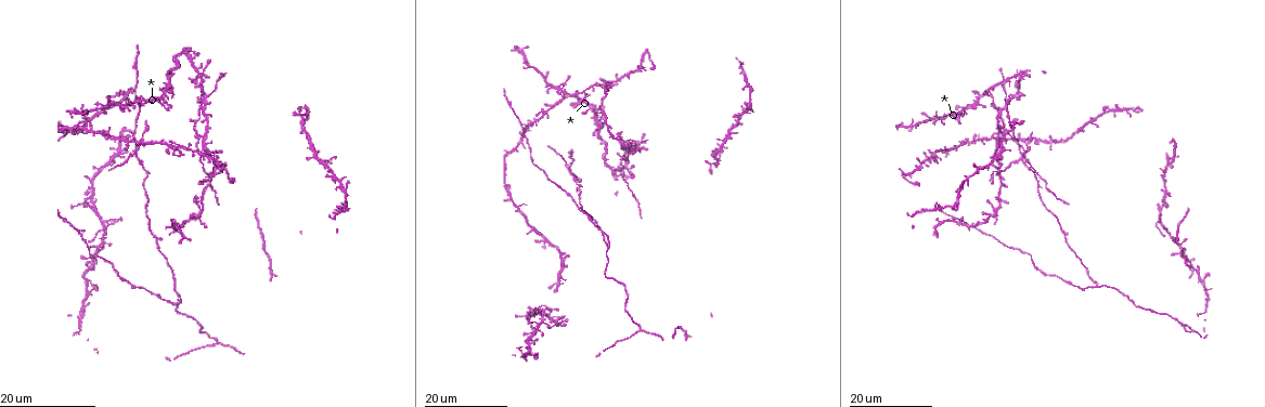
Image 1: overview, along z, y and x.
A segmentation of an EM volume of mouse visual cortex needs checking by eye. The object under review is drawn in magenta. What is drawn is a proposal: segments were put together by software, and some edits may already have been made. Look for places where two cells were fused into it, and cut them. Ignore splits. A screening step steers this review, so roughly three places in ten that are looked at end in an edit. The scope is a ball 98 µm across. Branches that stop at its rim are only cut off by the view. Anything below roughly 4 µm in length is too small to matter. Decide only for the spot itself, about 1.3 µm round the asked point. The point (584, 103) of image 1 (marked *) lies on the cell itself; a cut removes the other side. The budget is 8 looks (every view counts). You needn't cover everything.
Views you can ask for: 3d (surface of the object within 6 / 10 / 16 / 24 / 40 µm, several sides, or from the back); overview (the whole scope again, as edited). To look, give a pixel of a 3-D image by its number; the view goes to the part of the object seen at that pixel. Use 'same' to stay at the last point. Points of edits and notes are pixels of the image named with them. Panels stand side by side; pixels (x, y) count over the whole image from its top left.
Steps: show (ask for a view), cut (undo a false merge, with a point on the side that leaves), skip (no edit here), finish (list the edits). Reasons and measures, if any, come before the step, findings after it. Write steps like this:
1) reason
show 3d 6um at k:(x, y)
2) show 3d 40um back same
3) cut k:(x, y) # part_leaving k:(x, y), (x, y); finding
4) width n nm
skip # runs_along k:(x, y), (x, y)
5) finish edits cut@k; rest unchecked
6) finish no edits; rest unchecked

looks like a crossing
show 3d 16um at 1:(204, 101)

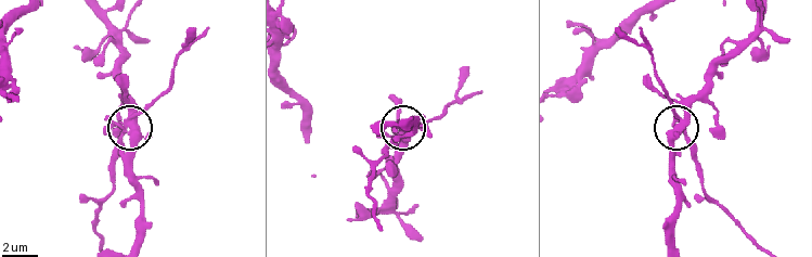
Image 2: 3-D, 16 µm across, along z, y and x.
zoom in
show 3d 6um at 2:(129, 133)

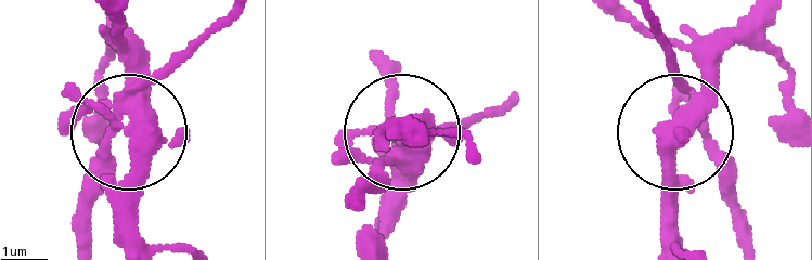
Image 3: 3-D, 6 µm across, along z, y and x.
width 400 nm
skip # all the same cell

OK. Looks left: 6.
four or more arms meet
show 3d 24um at 1:(979, 101)

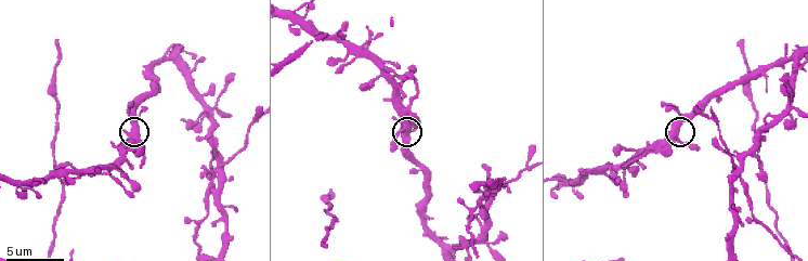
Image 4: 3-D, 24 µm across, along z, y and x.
show 3d 6um at 4:(679, 139)

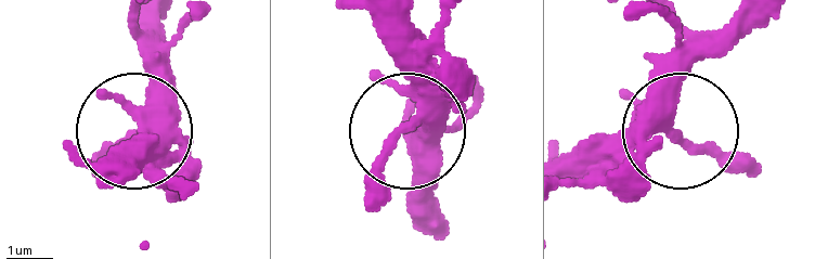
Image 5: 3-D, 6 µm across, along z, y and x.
side_arm 104 um
skip # runs_along 5:(570, 178), (663, 131), (680, 80), (734, 22); all the same cell

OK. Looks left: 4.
four-way junction
show 3d 16um at 4:(308, 20)

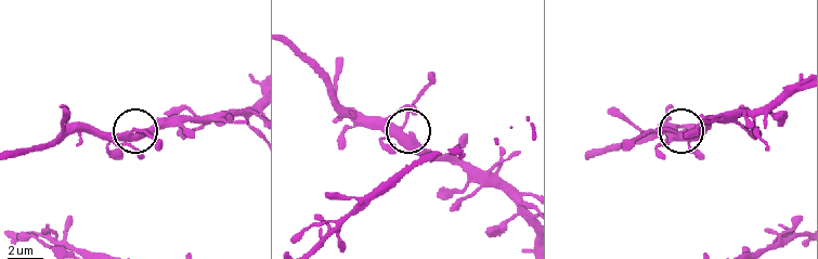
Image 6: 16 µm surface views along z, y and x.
arms 4
skip # runs_along 6:(495, 188), (479, 184), (410, 130), (405, 117), (418, 92); one cell here

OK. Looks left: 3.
branch point
show 3d 24um at 1:(134, 150)

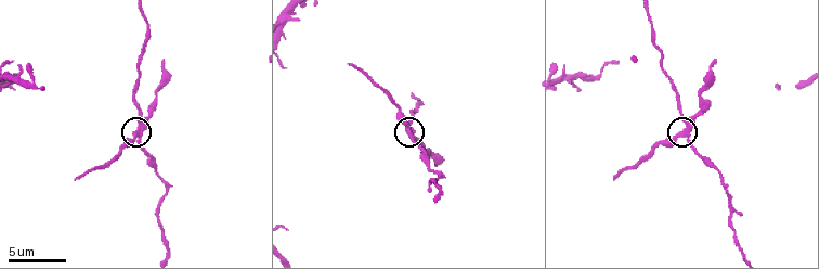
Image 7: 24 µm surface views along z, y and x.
show 3d 6um at 7:(408, 134)

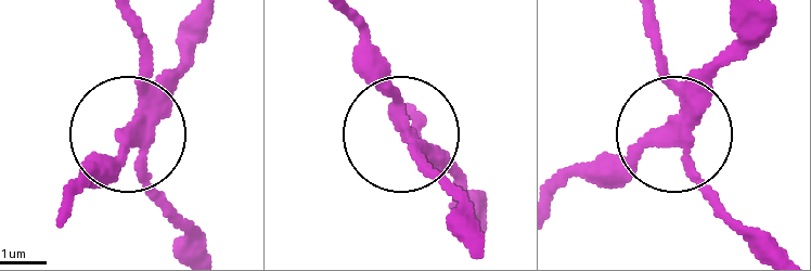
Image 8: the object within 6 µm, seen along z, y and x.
width 250 nm
cut 8:(181, 64) # part_leaving 8:(144, 117), (78, 195); two cells meet here

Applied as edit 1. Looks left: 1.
finish edits cut@8; rest unchecked

